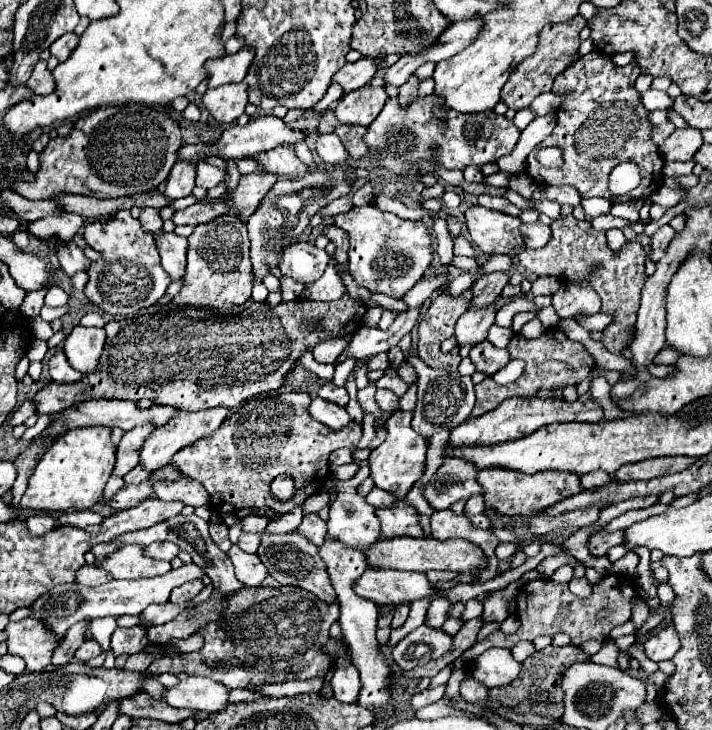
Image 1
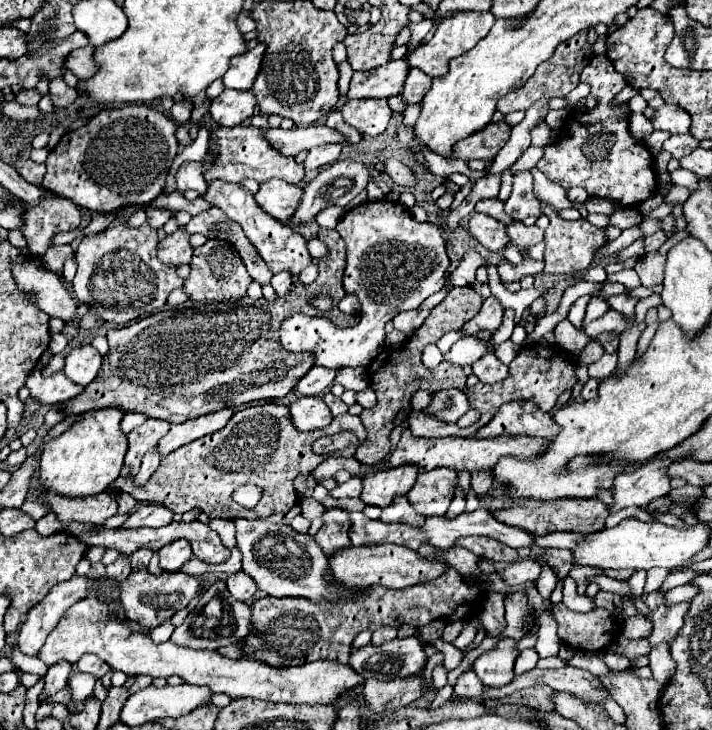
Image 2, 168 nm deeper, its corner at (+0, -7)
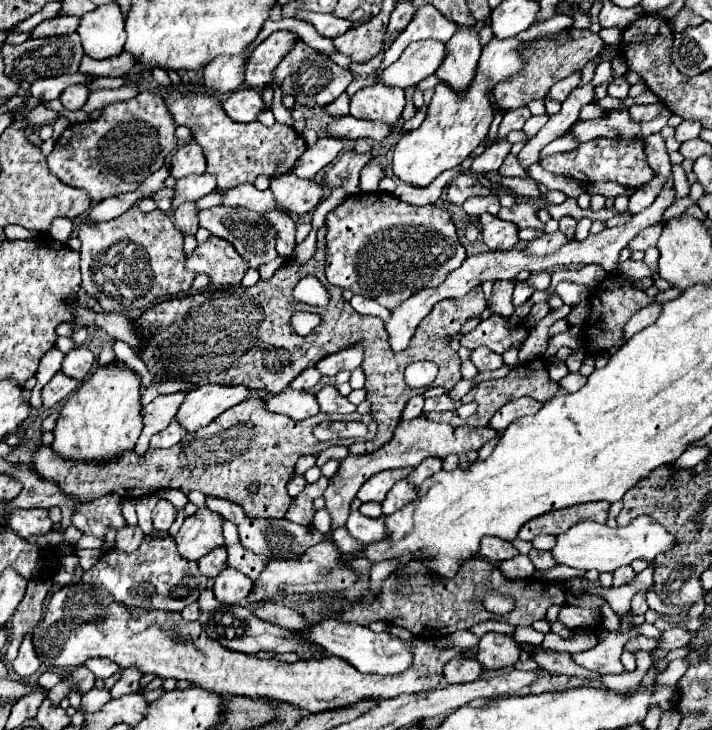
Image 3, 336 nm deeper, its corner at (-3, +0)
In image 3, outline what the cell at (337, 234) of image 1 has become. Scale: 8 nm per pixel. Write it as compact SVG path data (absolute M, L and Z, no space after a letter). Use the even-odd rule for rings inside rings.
M325 225L317 229L317 253L311 257L311 261L307 261L305 265L299 265L295 261L287 261L269 281L259 281L253 287L243 287L243 285L233 285L233 287L225 287L225 289L215 289L215 291L205 291L205 293L197 293L197 295L187 295L181 299L171 299L171 301L163 301L151 309L147 309L139 319L133 321L133 327L139 331L141 335L141 345L137 349L139 359L147 365L153 381L163 381L163 379L179 379L185 383L191 383L193 387L201 387L201 385L209 385L209 383L217 383L217 385L245 385L247 389L263 389L269 393L281 393L285 387L289 387L289 383L307 367L313 367L319 359L323 359L329 353L335 353L339 349L345 349L353 343L363 343L365 345L365 359L361 363L361 369L365 371L367 377L367 401L371 403L371 415L373 419L379 423L379 431L375 435L373 441L357 441L349 447L349 451L353 455L367 455L373 453L377 449L381 449L385 443L391 441L395 427L401 421L402 411L409 397L415 397L423 391L419 389L411 389L405 385L403 381L403 371L409 363L415 361L433 361L439 367L439 375L435 377L435 387L443 387L447 391L453 389L453 385L457 385L457 381L461 381L461 359L457 355L457 351L453 351L449 347L447 335L455 335L461 331L463 323L471 317L479 317L487 303L483 297L481 287L473 287L465 297L461 299L449 299L449 301L441 301L441 305L435 305L431 309L431 313L421 321L421 325L417 327L415 335L411 337L411 343L405 351L401 353L393 353L389 349L388 334L385 333L385 325L379 317L369 317L369 315L361 315L357 313L345 299L343 299L343 289L335 287L335 285L327 285L325 279L325 249L327 249L327 237L325 237L327 229ZM305 275L315 275L317 279L321 279L325 283L325 287L331 293L331 301L327 307L317 309L317 313L323 317L323 323L317 327L317 333L309 335L309 337L297 337L291 329L289 329L289 319L291 313L297 309L295 305L303 305L297 303L293 299L293 285L305 277Z

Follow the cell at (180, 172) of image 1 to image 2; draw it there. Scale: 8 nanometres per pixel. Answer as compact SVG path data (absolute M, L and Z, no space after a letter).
M184 162L176 174L176 184L178 184L178 192L196 190L204 194L208 186L202 176L202 162Z

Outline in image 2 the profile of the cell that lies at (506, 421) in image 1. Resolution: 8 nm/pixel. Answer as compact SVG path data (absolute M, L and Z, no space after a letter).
M530 400L508 402L500 406L494 418L476 434L476 438L494 438L494 436L540 436L554 438L558 434L558 424L554 424L552 416L538 410L538 406Z

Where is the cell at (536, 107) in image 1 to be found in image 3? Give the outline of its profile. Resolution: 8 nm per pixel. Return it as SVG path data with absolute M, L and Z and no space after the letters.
M604 61L604 62L601 62L597 66L591 83L595 86L599 86L599 85L604 84L604 83L607 83L608 85L610 85L616 79L617 78L614 77L613 73L612 73L611 62Z

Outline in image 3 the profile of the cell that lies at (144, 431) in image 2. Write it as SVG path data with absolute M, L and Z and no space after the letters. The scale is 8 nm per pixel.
M183 391L171 393L171 395L159 395L153 399L153 403L143 407L143 431L141 431L141 437L135 445L137 455L143 455L149 449L151 435L163 431L171 423L183 397L185 397Z

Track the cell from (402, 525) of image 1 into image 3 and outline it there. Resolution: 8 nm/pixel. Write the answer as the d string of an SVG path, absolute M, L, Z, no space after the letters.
M397 481L393 489L387 493L387 499L383 501L383 515L391 515L397 509L413 503L415 499L417 499L417 489L407 481Z

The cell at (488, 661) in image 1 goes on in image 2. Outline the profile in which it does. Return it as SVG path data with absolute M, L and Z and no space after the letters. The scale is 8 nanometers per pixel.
M500 638L492 650L484 652L474 662L474 672L478 670L478 678L484 686L502 688L514 678L514 660L518 654L520 652L512 638Z

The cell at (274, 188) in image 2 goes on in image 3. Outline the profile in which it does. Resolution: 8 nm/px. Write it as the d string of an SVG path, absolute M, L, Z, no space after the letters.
M295 173L273 177L269 189L273 191L273 197L279 207L297 215L313 211L325 195L321 185L311 179L301 179Z

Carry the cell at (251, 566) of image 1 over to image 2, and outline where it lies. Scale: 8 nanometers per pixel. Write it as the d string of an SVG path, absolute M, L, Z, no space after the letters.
M242 570L236 572L236 574L226 576L226 588L230 590L230 594L236 600L242 600L242 602L248 602L258 590L254 580L250 580L250 576L246 576L246 572L242 572Z

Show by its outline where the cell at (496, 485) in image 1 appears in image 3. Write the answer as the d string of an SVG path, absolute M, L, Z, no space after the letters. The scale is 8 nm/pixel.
M589 503L589 505L575 505L569 509L557 509L553 513L543 513L541 517L535 517L533 521L527 521L521 531L519 539L531 541L537 535L559 535L571 529L573 525L581 521L597 521L605 523L607 519L607 509L609 503Z

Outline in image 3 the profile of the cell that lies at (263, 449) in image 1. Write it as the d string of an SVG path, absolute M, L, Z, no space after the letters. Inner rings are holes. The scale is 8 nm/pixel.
M245 399L229 411L221 413L211 425L199 429L197 433L187 433L171 449L155 449L137 457L127 451L121 459L109 465L95 463L73 463L57 457L51 447L39 447L33 467L49 481L59 483L59 487L77 499L99 499L107 493L117 493L123 499L155 495L155 491L181 489L183 493L201 491L207 497L229 499L245 509L249 517L285 517L291 497L287 493L287 483L293 477L293 467L301 455L319 455L327 449L327 443L319 443L313 437L313 429L327 419L337 421L365 421L369 425L367 441L375 437L377 423L369 415L347 413L347 415L325 415L293 421L285 415L269 413L263 399ZM259 483L259 493L249 495L247 487Z

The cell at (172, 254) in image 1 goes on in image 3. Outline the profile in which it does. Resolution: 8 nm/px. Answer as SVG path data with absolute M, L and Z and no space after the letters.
M183 203L183 205L175 211L173 219L175 219L177 229L181 229L183 235L195 235L195 233L197 233L197 229L199 229L197 213L199 213L199 209L195 207L195 203Z

